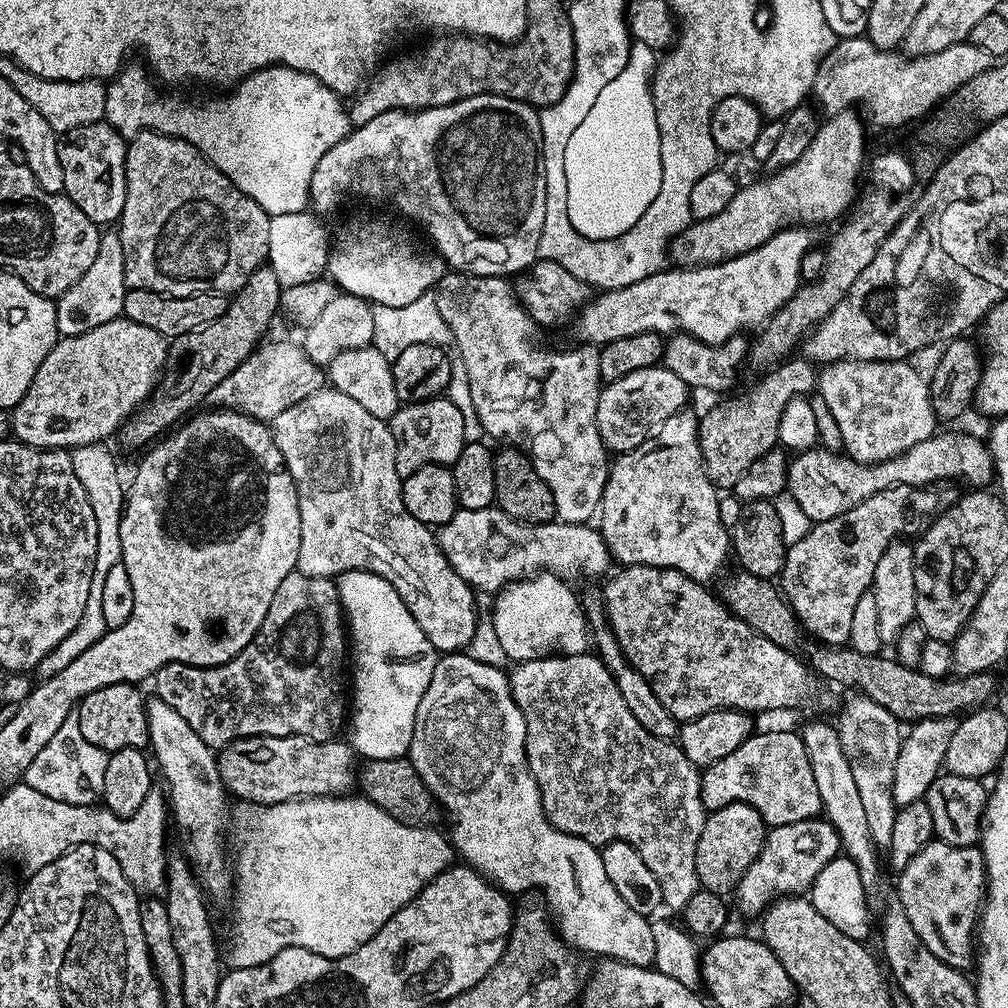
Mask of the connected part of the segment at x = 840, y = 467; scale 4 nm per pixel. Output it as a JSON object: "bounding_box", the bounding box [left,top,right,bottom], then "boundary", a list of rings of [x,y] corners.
{"bounding_box":[786,430,993,522],"boundary":[[[940,430],[937,431],[936,435],[926,438],[926,442],[918,442],[914,446],[910,446],[910,450],[906,450],[901,456],[895,456],[881,464],[860,464],[847,454],[828,452],[827,449],[817,446],[791,457],[788,465],[786,488],[787,491],[792,493],[801,509],[806,512],[807,518],[811,522],[815,522],[838,518],[838,514],[846,514],[850,510],[854,510],[854,506],[866,502],[866,498],[870,498],[887,488],[902,486],[903,484],[909,484],[912,488],[922,488],[936,486],[941,482],[956,482],[952,480],[965,480],[966,483],[972,484],[968,486],[976,490],[983,489],[990,482],[993,483],[992,455],[987,443],[981,437],[979,440],[978,437],[967,436],[964,432],[944,432],[944,430]]]}

